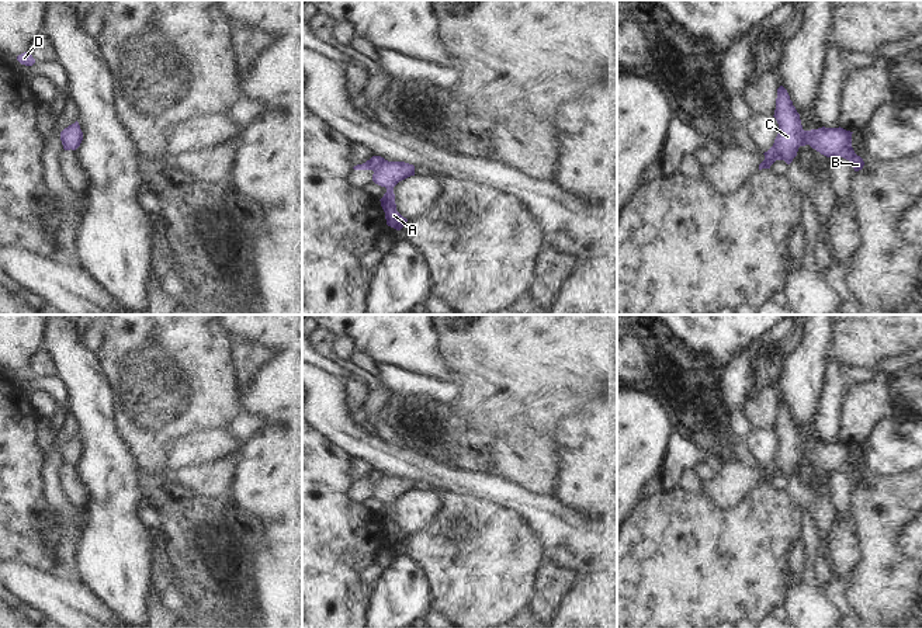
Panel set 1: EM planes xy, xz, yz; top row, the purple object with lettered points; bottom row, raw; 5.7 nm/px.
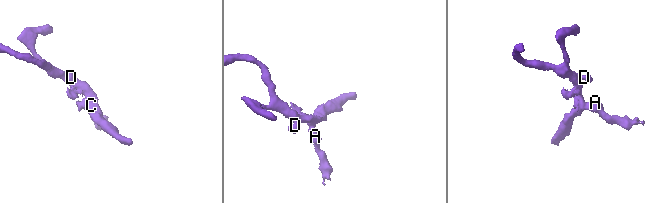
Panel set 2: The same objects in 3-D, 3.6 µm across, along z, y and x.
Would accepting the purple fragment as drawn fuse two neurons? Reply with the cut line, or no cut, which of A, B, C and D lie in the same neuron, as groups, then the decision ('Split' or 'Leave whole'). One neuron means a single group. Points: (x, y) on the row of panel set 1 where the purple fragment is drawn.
No split. Groups: A B C D. Leave whole

